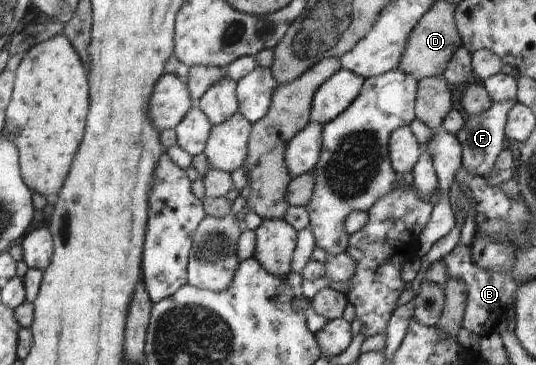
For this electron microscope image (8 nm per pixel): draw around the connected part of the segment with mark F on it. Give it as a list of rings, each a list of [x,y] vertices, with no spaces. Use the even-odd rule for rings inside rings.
[[[517,101],[493,102],[484,115],[473,115],[464,120],[464,127],[456,133],[456,139],[462,147],[462,167],[470,172],[470,175],[485,177],[495,169],[495,163],[500,151],[504,149],[505,125],[512,109]]]

